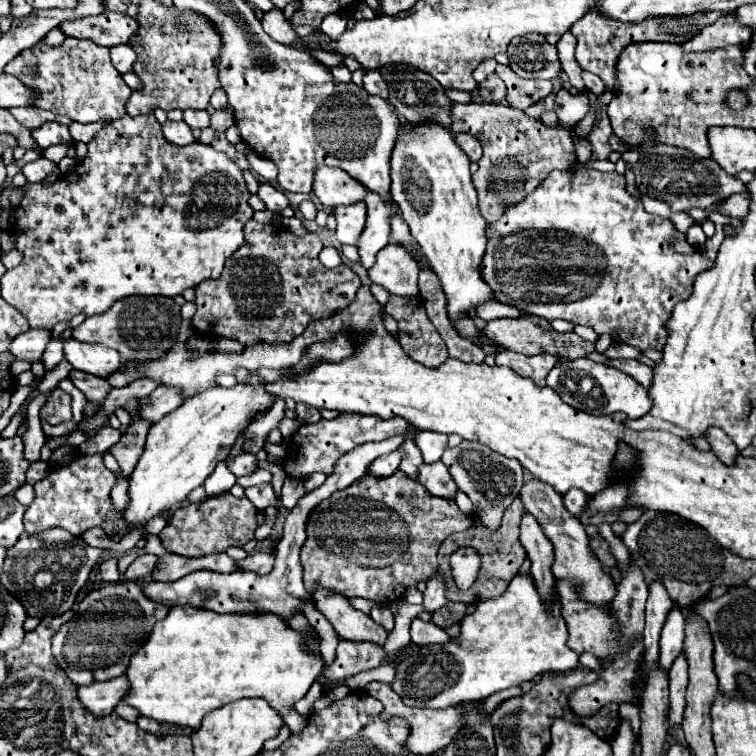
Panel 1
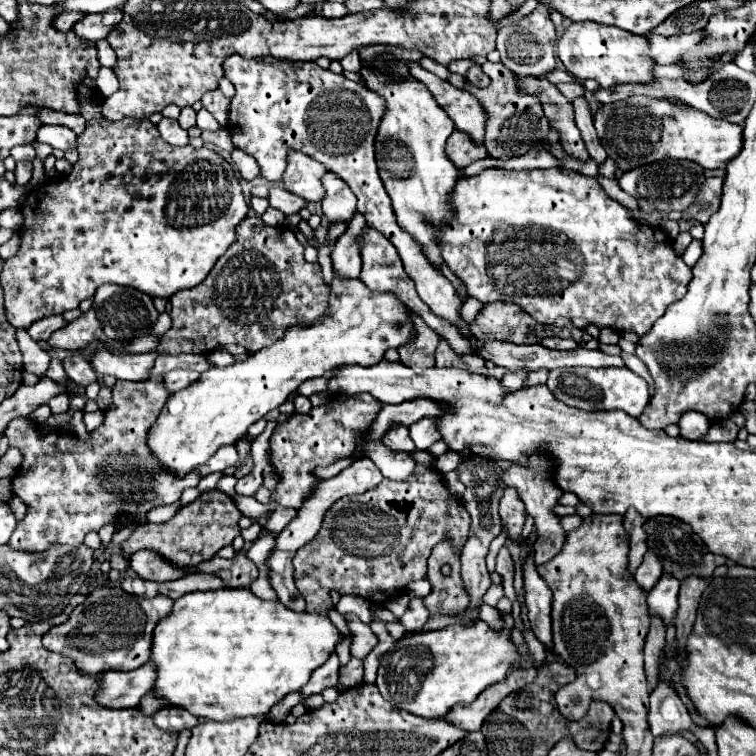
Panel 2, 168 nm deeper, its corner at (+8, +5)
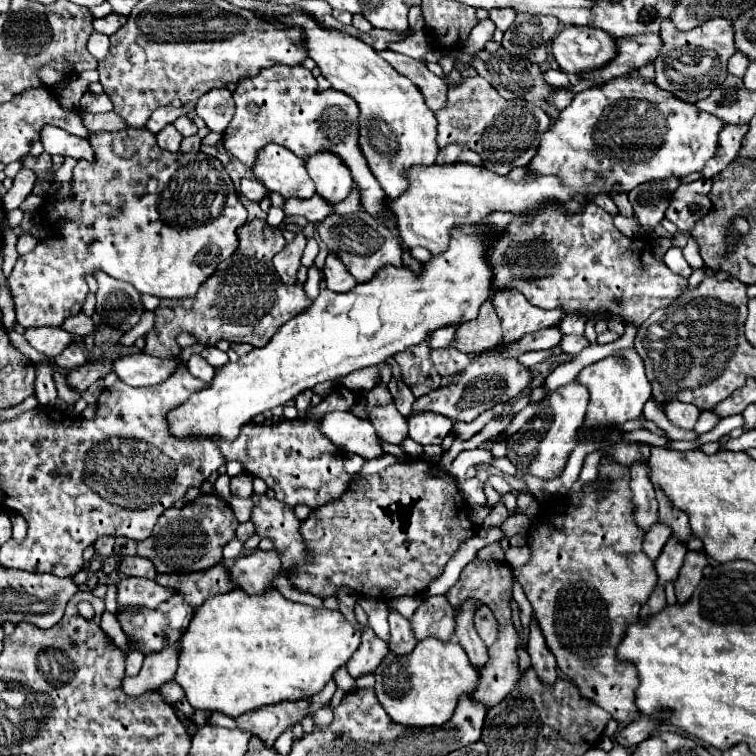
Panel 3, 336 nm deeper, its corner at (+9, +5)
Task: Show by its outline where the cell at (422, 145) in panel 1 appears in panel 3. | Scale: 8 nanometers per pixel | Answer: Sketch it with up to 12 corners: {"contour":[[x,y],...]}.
{"contour":[[307,11],[307,55],[359,105],[359,149],[383,191],[439,153],[421,91],[361,39]]}

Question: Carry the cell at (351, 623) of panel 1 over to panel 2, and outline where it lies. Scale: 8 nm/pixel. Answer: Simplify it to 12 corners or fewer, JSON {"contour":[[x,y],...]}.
{"contour":[[348,619],[350,653],[364,659],[378,643],[360,619]]}

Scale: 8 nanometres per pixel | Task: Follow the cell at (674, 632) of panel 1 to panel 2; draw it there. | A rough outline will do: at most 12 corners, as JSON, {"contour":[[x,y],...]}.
{"contour":[[664,573],[648,593],[650,617],[674,623],[680,583]]}

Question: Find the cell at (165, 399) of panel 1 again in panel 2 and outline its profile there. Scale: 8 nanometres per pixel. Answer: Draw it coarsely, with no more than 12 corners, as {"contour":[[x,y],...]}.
{"contour":[[182,369],[164,377],[164,387],[176,393],[200,375]]}

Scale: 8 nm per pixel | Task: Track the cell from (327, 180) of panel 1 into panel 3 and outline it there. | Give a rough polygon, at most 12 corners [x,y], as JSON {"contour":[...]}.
{"contour":[[259,149],[251,171],[285,199],[313,197],[305,161],[281,149]]}

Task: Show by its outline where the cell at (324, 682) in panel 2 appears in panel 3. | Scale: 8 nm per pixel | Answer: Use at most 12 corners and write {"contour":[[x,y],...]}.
{"contour":[[335,681],[293,705],[267,705],[239,717],[211,713],[209,723],[237,727],[267,747],[303,717],[327,705]]}

